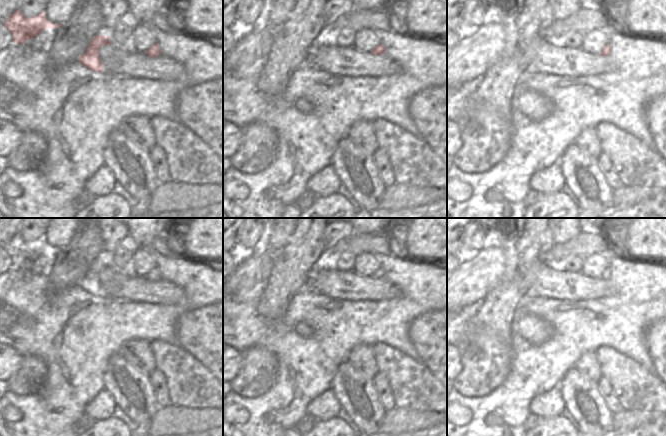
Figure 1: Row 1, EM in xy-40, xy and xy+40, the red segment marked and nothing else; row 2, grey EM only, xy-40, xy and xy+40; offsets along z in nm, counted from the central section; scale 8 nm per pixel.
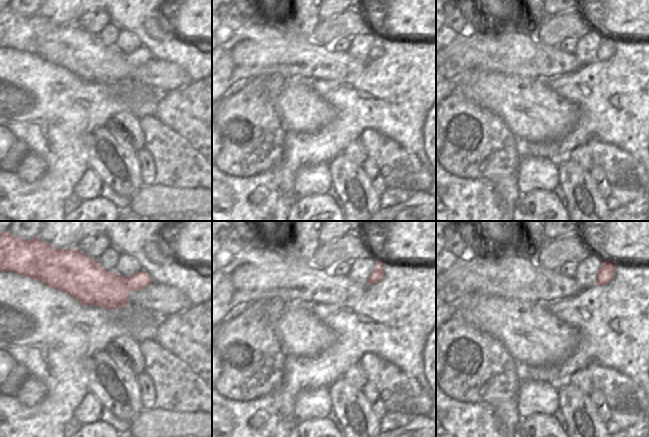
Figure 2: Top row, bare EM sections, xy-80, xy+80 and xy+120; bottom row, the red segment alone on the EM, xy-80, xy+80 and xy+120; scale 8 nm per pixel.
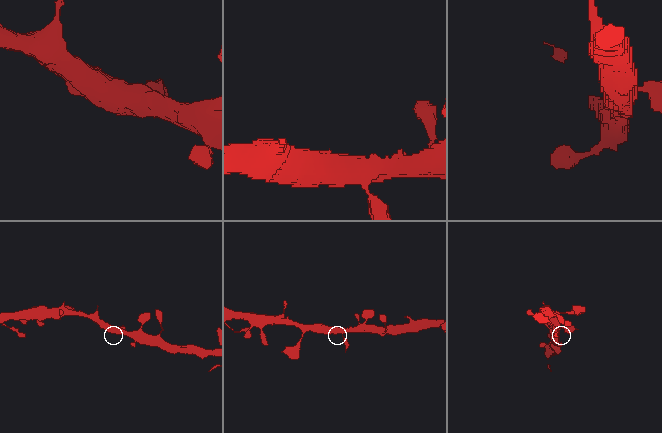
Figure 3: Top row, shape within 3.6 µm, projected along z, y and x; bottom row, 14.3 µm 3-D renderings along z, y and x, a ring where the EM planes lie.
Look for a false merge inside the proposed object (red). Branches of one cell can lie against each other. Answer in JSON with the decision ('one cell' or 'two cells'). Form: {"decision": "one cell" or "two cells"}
{"decision": "one cell"}

